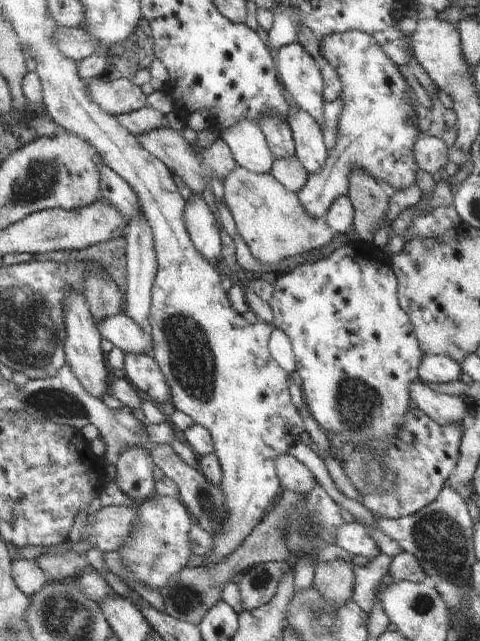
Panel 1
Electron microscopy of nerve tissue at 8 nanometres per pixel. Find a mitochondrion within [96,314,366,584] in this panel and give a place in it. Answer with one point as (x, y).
(308, 530)

